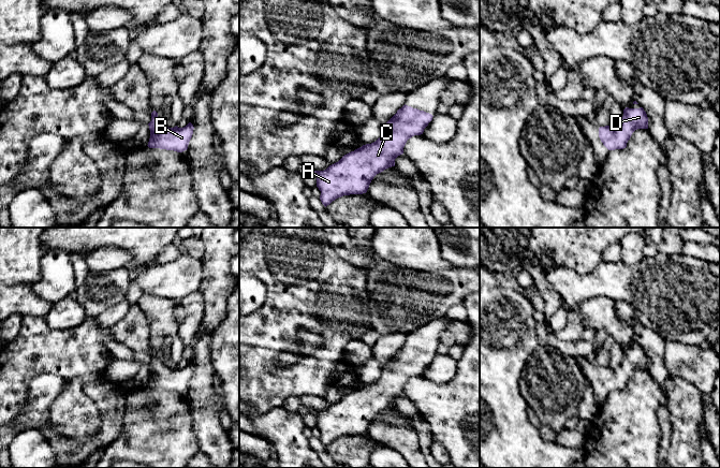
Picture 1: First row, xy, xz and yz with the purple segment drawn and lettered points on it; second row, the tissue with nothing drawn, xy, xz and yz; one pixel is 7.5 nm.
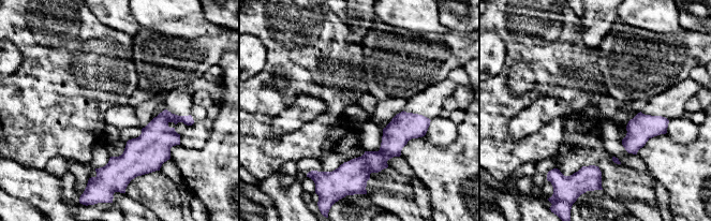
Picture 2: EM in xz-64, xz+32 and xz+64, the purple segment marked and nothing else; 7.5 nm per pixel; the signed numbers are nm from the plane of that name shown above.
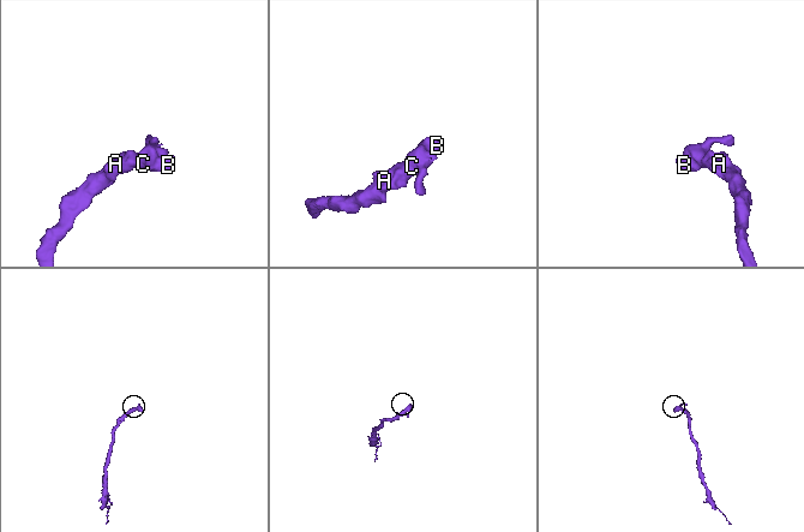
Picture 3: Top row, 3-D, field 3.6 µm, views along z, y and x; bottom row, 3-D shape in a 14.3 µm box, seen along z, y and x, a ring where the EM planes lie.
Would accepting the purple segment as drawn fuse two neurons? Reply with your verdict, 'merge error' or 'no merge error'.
no merge error

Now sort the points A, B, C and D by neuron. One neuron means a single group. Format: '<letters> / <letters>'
A B C D

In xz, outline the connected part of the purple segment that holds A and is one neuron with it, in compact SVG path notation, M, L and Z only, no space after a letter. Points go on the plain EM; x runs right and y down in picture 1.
M403 346L383 365L380 378L371 383L344 395L338 403L324 411L313 411L317 416L317 427L321 432L320 440L326 448L333 441L343 436L366 434L373 418L384 410L395 407L395 399L403 394L403 387L409 379L421 376L432 361L432 355L408 346Z

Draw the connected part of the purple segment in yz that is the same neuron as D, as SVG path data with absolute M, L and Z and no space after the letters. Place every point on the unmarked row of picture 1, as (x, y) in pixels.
M643 348L623 350L620 364L611 368L609 366L599 368L599 378L608 391L623 390L632 374L637 369L648 369L648 357Z

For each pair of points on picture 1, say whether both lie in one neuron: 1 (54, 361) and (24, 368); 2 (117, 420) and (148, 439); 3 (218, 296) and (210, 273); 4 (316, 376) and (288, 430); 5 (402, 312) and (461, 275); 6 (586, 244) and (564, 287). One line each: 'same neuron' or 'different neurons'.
1: same neuron
2: different neurons
3: same neuron
4: different neurons
5: same neuron
6: different neurons

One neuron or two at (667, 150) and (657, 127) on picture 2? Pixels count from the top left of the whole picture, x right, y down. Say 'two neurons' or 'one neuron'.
two neurons

